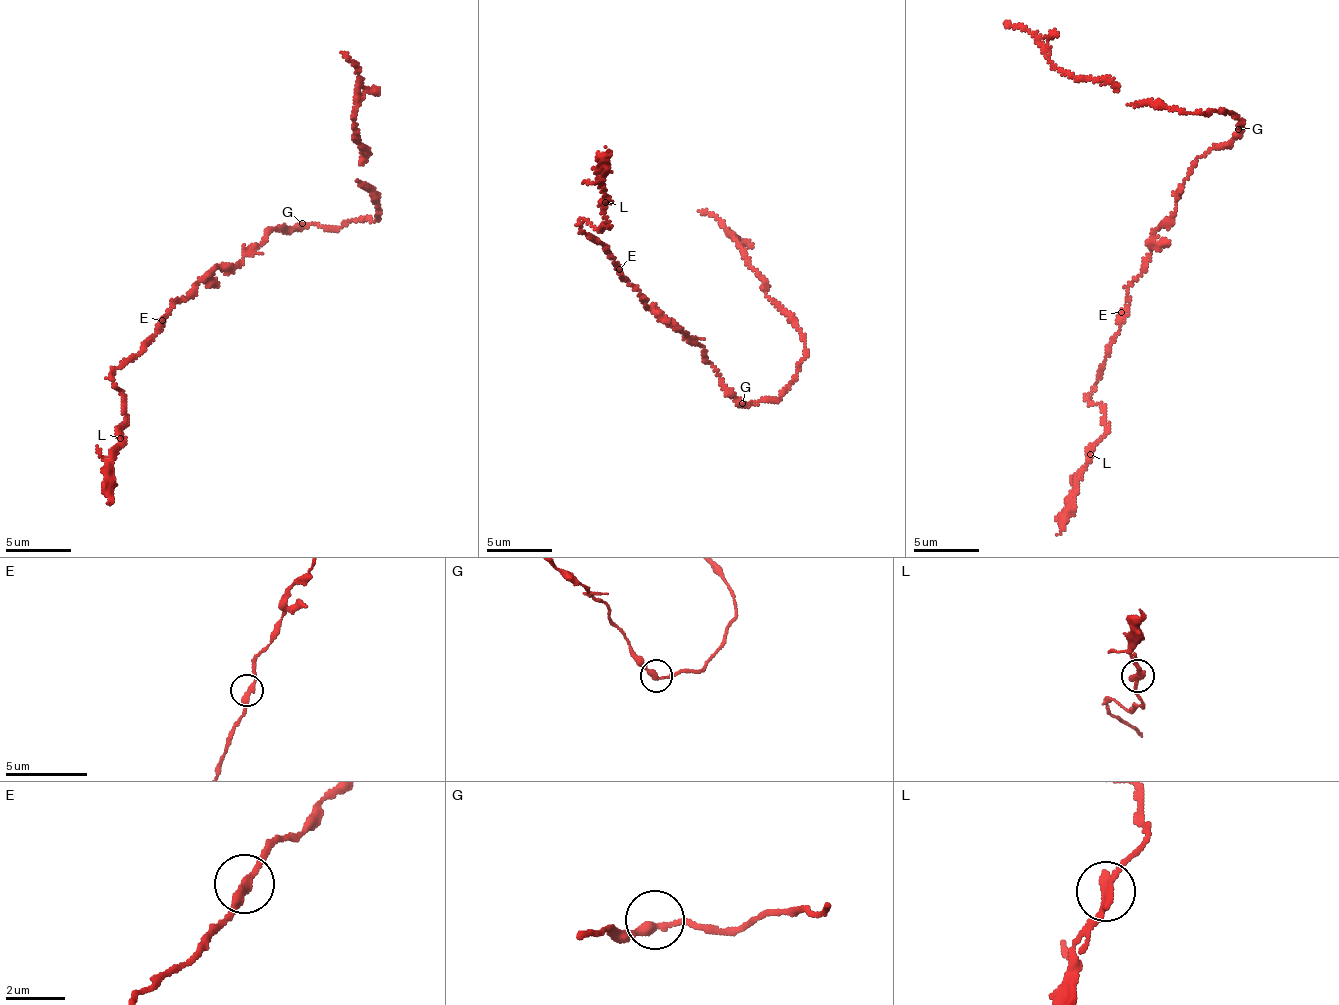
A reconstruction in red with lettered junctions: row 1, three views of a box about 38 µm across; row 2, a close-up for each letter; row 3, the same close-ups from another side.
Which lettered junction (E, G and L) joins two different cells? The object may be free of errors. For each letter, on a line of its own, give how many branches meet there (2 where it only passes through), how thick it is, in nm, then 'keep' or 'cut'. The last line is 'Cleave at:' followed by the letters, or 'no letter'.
E: 2 | 240 nm | keep
G: 2 | 260 nm | keep
L: 2 | 280 nm | cut
Cleave at: L

